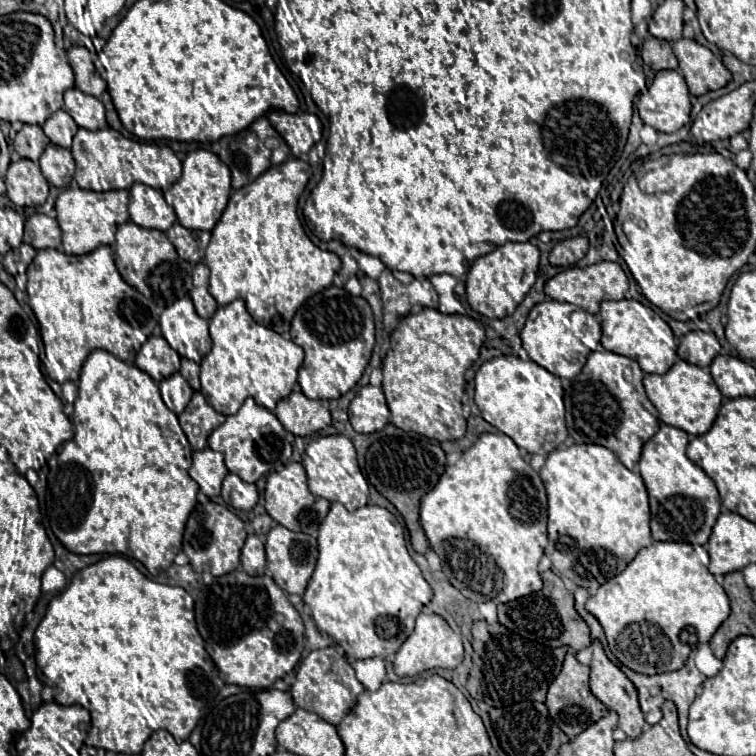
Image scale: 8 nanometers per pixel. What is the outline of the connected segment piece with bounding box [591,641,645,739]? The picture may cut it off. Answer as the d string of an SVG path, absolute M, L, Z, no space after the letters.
M593 641L593 661L591 661L591 691L593 695L609 709L619 715L619 729L627 733L627 737L637 739L643 733L643 711L637 701L637 691L633 683L625 677L625 673L613 665L601 643Z

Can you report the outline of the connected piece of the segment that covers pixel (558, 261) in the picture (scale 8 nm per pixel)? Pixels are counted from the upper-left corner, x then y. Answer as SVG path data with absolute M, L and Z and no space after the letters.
M571 237L571 239L563 239L559 241L549 255L549 263L553 267L573 267L579 259L585 257L587 253L587 239L585 237Z

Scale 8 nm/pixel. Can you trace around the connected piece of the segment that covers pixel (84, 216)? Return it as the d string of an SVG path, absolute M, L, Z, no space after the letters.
M65 189L57 197L55 211L57 223L63 231L63 251L67 255L87 255L101 245L115 243L115 231L129 219L127 213L129 191L85 191L85 189Z

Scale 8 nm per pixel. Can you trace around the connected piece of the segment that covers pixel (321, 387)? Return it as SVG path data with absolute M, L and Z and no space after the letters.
M335 285L323 289L321 293L307 299L295 313L291 323L291 341L305 351L305 361L299 369L299 385L303 395L309 399L339 399L347 391L351 391L357 381L361 379L365 367L369 365L371 351L375 345L375 325L373 325L373 311L363 297L349 295L345 289Z

